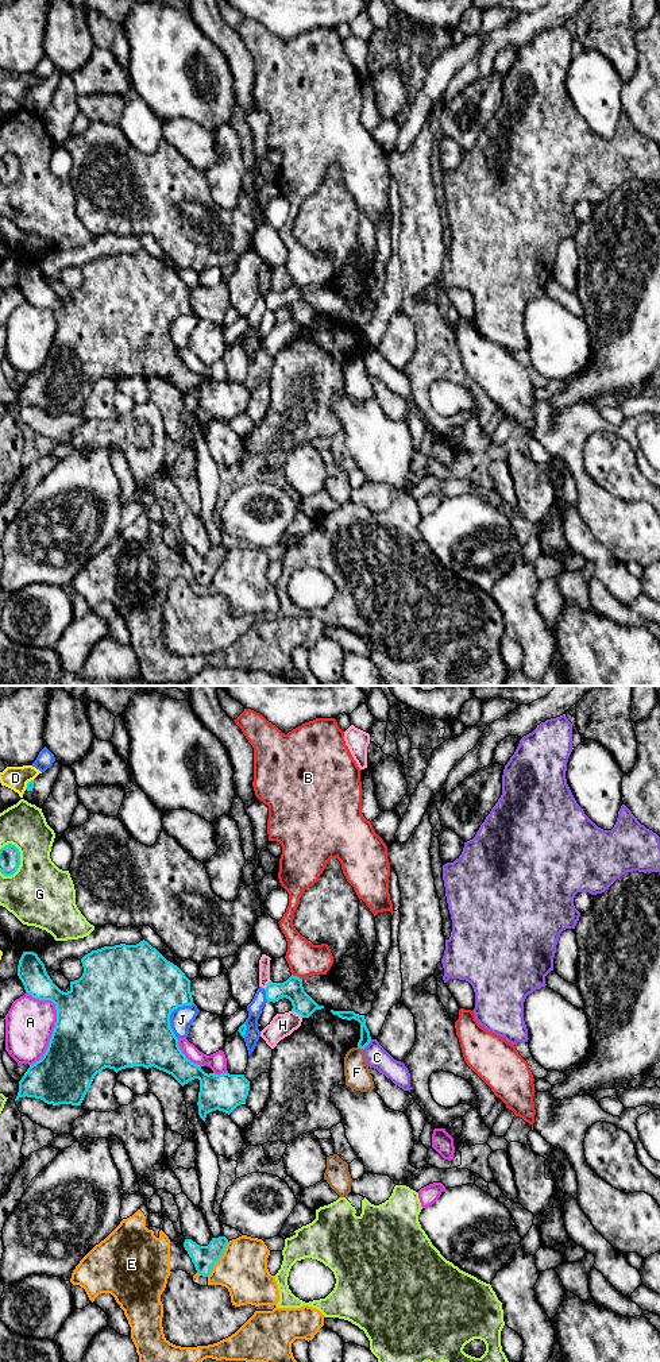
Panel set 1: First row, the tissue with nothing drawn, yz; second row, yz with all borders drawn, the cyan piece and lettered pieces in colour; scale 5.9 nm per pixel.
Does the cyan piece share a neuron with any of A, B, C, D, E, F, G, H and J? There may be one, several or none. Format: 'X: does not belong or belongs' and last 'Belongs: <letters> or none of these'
A: does not belong
B: does not belong
C: does not belong
D: does not belong
E: does not belong
F: does not belong
G: does not belong
H: does not belong
J: does not belong
Belongs: none of these

